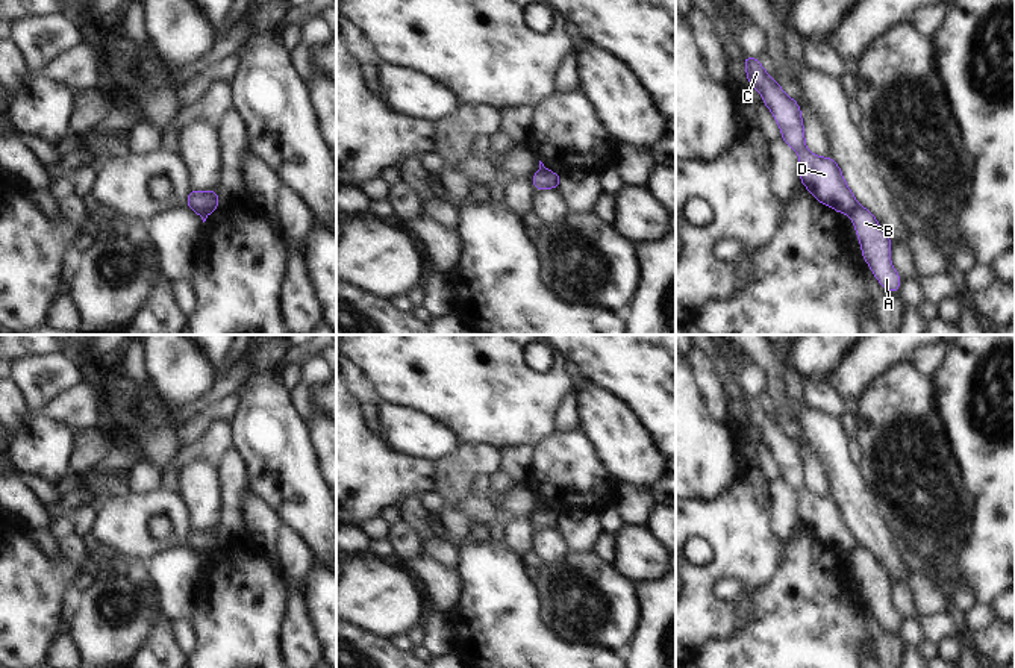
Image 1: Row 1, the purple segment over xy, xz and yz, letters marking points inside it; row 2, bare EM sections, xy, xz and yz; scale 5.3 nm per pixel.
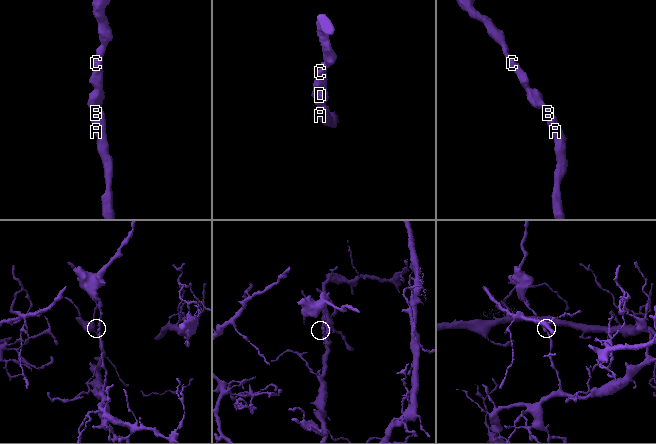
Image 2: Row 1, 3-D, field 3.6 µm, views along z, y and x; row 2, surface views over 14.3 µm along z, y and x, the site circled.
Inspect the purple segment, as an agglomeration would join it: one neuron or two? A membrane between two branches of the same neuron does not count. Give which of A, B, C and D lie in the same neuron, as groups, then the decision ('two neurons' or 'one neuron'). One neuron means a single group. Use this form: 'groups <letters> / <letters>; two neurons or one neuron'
groups A B / C D; two neurons

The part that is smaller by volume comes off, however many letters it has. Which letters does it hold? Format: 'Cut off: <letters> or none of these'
Cut off: C, D

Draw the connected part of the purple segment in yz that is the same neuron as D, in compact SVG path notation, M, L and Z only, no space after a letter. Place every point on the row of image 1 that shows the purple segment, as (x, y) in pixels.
M745 55L744 65L747 68L748 83L760 91L764 105L773 111L782 129L782 138L798 151L803 186L806 186L818 201L838 212L853 212L857 201L844 182L835 159L818 158L804 147L800 105L789 98L779 83L767 74L759 59Z

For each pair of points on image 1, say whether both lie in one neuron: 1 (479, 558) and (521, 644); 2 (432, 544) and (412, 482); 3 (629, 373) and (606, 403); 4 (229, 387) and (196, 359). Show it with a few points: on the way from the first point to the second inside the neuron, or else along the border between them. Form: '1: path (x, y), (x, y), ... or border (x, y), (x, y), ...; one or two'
1: path (496, 579), (500, 589), (500, 623); one
2: border (415, 502), (406, 497), (397, 506); two
3: border (587, 379), (614, 391), (640, 417); two
4: border (218, 376), (217, 382), (193, 402); two

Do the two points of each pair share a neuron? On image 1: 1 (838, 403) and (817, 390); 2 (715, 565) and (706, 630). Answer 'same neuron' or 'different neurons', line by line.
1: same neuron
2: same neuron

